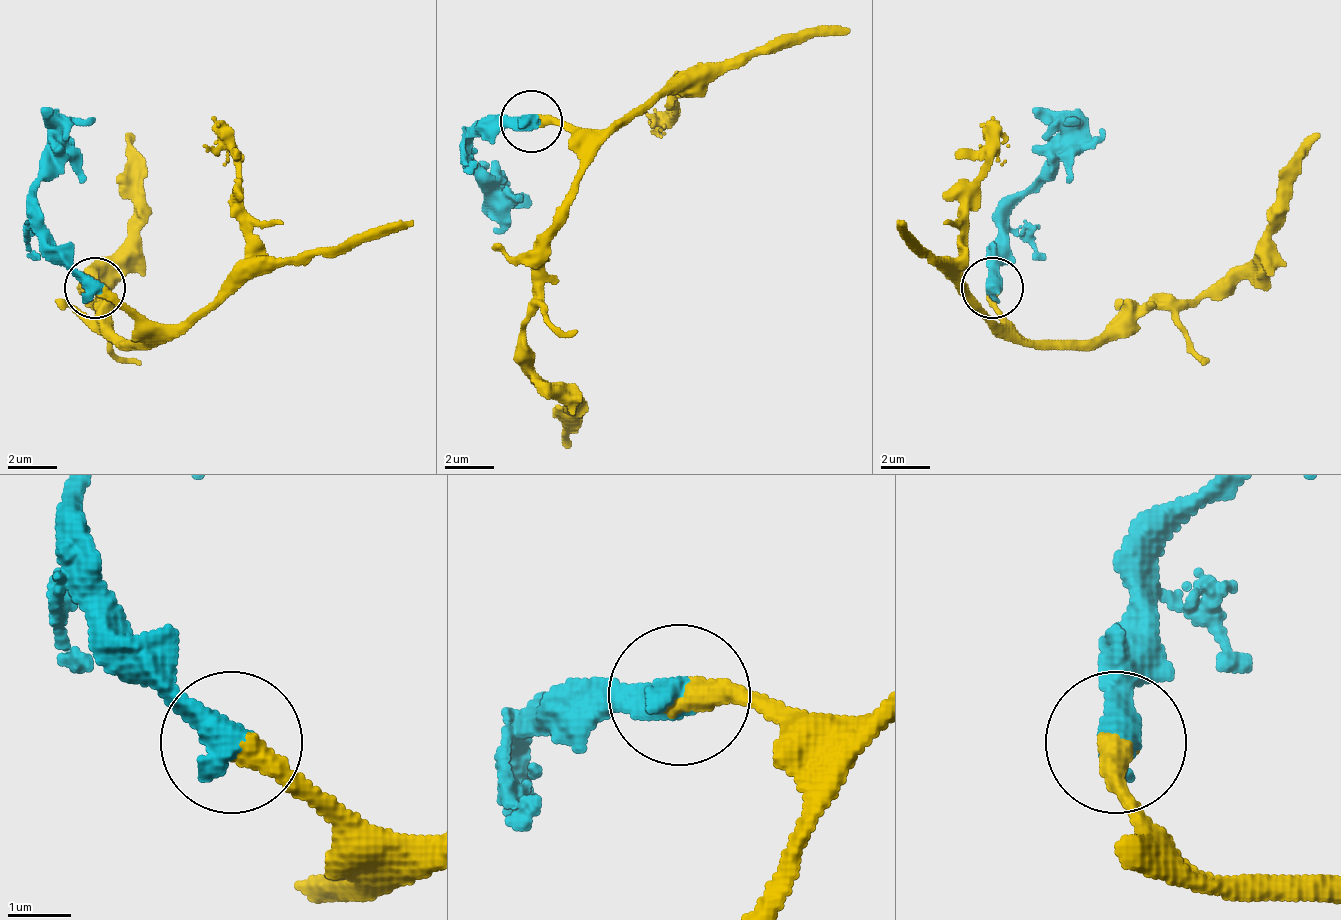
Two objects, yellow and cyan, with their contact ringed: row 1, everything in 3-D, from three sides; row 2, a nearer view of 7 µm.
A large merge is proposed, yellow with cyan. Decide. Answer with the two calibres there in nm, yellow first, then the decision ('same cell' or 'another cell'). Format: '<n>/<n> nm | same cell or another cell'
400/550 nm | same cell

